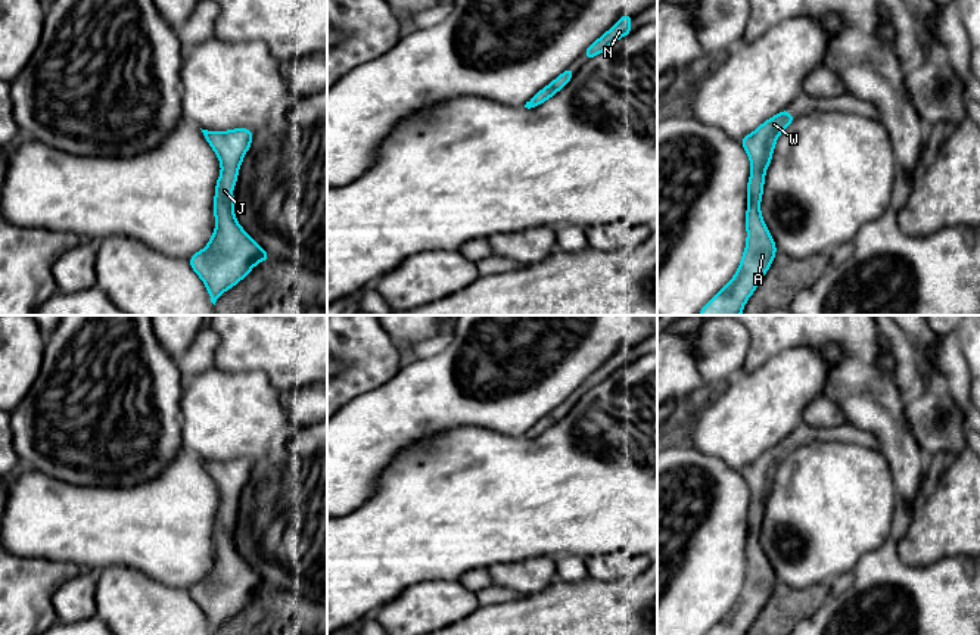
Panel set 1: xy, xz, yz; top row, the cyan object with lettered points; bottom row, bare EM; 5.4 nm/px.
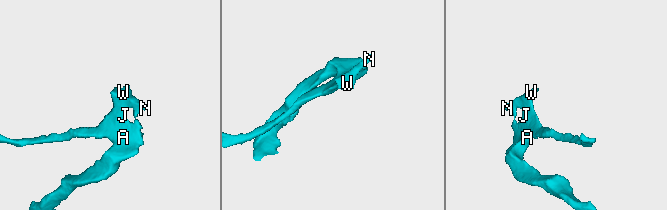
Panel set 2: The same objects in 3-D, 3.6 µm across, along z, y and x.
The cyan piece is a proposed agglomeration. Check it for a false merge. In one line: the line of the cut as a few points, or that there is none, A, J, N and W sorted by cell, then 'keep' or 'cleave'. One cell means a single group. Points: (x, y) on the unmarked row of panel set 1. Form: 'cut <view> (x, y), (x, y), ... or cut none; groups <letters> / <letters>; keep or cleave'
cut none; groups A J N W; keep

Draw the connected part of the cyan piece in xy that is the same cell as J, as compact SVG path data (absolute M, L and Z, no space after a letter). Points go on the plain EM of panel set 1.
M234 458L228 461L202 460L205 470L220 489L221 504L215 514L215 560L209 573L196 582L189 594L205 613L215 635L221 623L243 610L251 600L271 586L237 552L234 526L237 504L251 477L253 461Z

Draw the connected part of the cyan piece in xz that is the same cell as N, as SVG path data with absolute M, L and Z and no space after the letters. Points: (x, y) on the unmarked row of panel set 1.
M631 343L623 345L607 362L597 368L582 385L589 390L594 386L606 382L619 368L632 362L631 351L632 351Z

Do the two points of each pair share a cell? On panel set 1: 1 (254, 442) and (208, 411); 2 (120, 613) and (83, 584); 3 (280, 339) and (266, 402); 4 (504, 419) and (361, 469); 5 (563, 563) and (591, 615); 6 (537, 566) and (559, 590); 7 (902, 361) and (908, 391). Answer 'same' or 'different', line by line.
1: same
2: different
3: different
4: same
5: different
6: different
7: same

